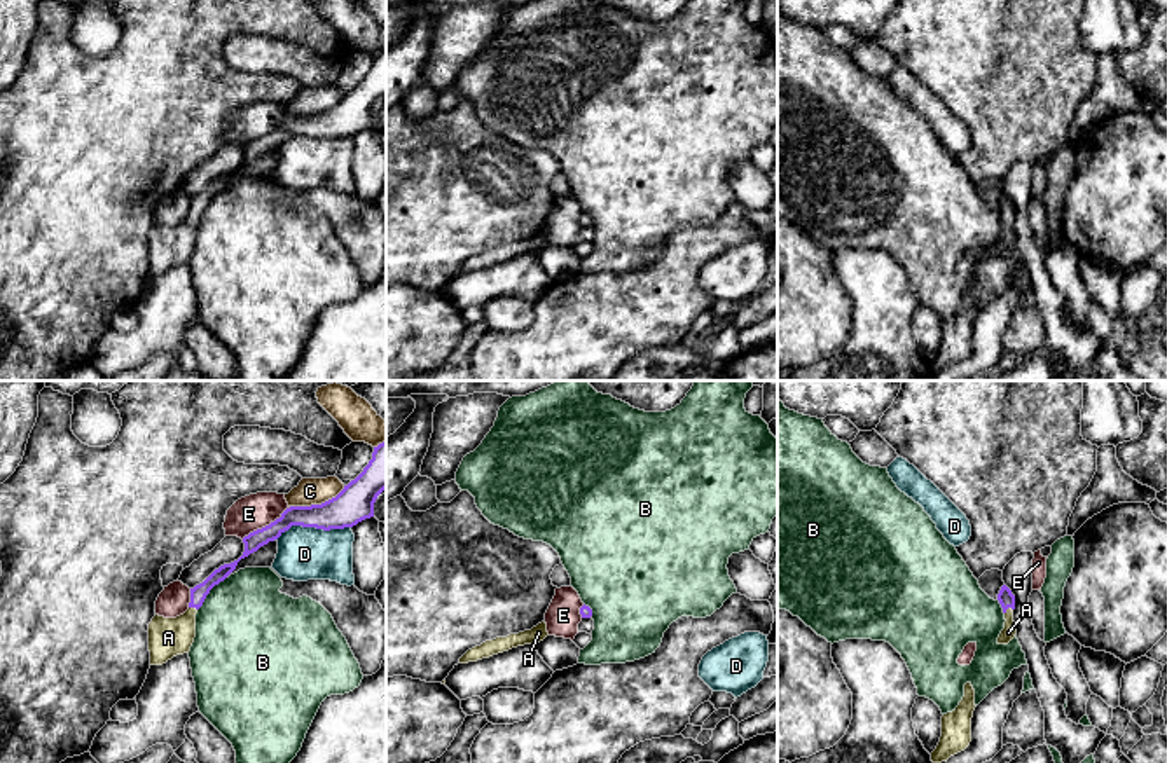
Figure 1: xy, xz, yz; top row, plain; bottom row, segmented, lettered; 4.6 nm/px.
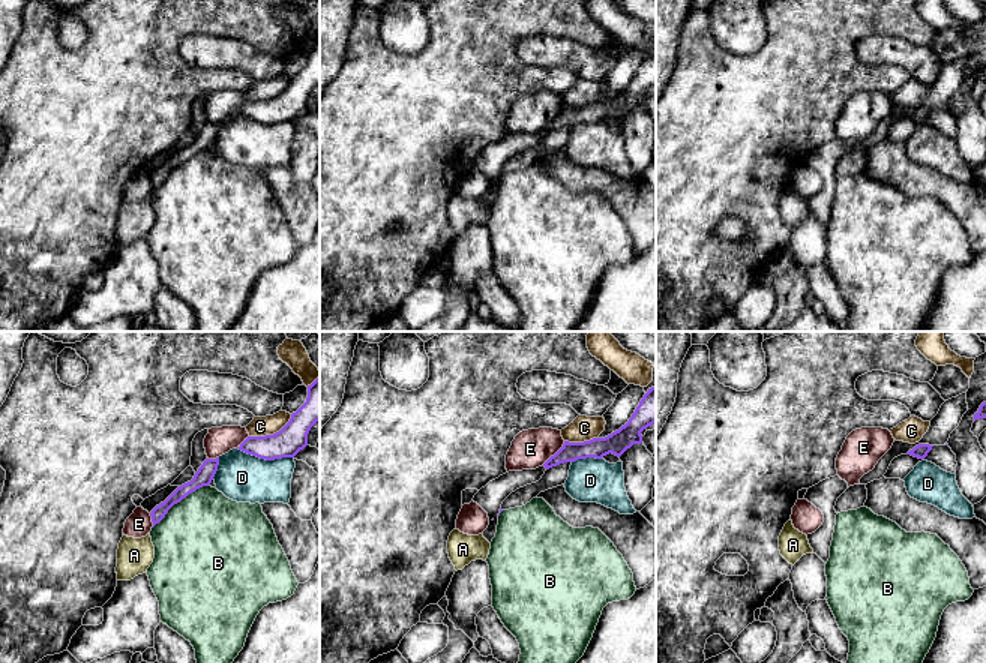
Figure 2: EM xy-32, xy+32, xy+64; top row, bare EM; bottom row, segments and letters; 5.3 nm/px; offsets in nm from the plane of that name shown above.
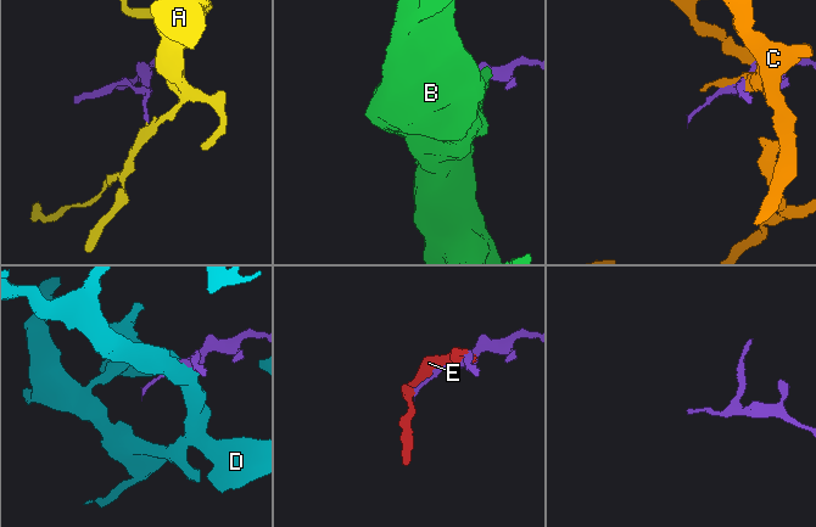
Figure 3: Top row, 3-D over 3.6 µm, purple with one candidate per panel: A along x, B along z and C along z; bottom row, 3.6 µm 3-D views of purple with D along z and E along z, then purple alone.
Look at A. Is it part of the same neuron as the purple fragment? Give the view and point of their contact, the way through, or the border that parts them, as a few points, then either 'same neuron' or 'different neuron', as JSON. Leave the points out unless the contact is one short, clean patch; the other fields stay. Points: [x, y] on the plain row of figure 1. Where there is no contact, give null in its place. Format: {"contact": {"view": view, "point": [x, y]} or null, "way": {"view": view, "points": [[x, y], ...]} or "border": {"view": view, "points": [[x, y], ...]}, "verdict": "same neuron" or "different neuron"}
{"contact": {"view": "yz", "point": [1007, 217]}, "way": {"view": "yz", "points": [[1007, 208], [1007, 217], [1008, 241]]}, "verdict": "same neuron"}

